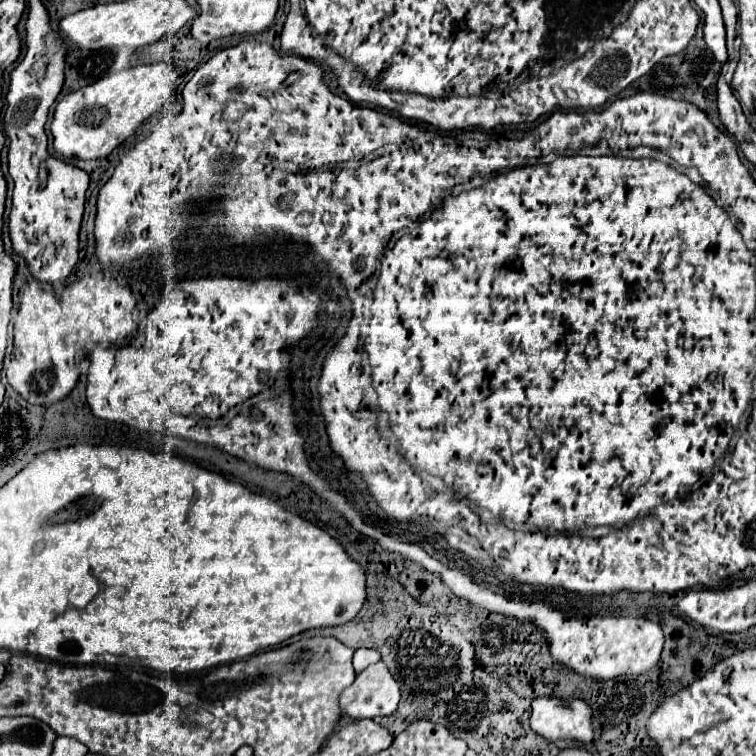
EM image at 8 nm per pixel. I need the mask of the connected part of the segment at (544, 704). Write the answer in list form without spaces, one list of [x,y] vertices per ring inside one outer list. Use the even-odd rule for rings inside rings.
[[[537,697],[531,711],[531,729],[547,741],[569,739],[587,745],[593,739],[591,709],[581,699],[563,707],[551,697]]]

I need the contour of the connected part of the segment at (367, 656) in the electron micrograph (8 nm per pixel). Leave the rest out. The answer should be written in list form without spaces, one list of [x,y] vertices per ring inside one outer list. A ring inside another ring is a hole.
[[[357,649],[353,655],[353,666],[356,673],[360,673],[369,665],[378,662],[381,656],[373,649]]]

